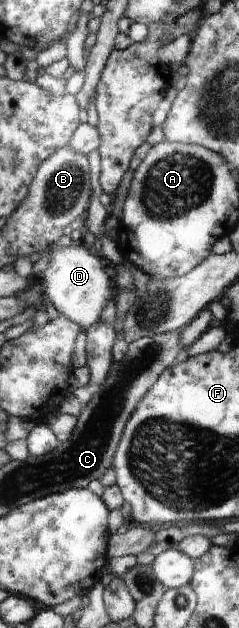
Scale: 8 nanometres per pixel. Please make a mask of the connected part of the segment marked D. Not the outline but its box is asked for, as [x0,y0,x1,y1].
[37,242,111,330]

